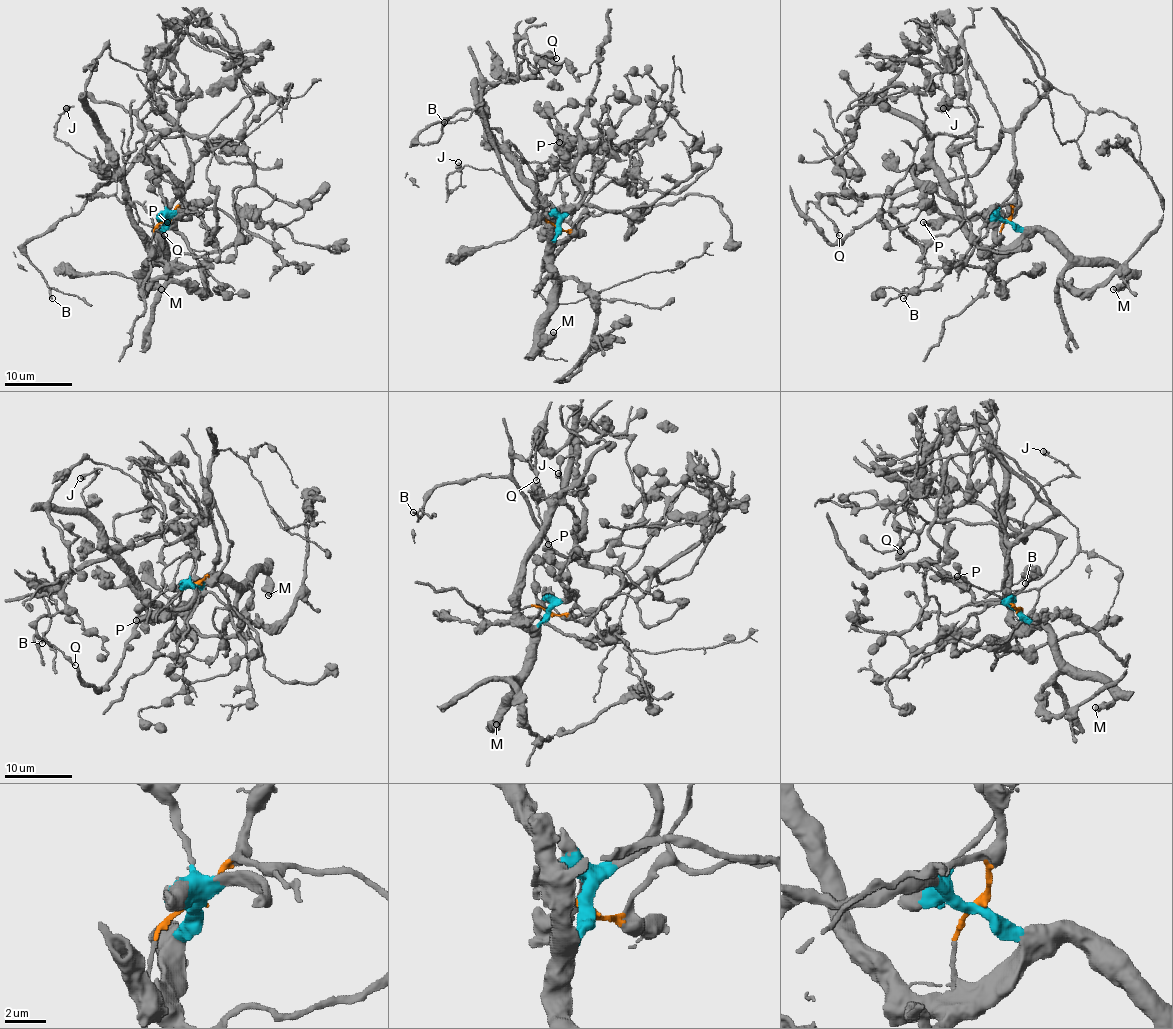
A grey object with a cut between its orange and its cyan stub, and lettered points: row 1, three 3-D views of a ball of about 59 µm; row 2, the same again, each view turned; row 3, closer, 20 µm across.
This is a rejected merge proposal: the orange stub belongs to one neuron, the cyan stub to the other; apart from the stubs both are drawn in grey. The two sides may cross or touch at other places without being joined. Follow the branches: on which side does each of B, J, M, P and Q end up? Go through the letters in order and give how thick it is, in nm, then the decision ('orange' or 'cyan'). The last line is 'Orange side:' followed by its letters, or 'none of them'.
B: calibre 160 nm; orange
J: calibre 500 nm; orange
M: calibre 550 nm; cyan
P: calibre 650 nm; cyan
Q: calibre 190 nm; orange
Orange side: B, J, Q

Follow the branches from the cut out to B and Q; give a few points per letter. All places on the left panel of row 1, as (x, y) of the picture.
B: (165, 219), (191, 178), (179, 131), (164, 131), (77, 212), (26, 244), (26, 258), (52, 299)
Q: (165, 219), (191, 178), (179, 131), (164, 131), (91, 195), (121, 200), (125, 193), (143, 224), (164, 236)

